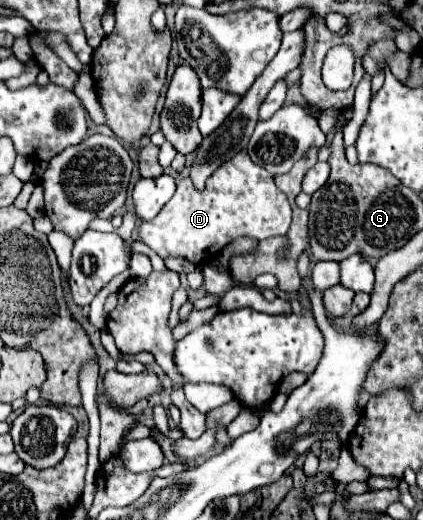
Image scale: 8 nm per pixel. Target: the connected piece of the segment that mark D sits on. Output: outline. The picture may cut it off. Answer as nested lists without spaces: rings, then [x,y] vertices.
[[[242,149],[208,177],[202,191],[194,187],[190,177],[180,177],[174,197],[154,221],[138,225],[138,241],[146,243],[162,259],[182,257],[194,265],[208,265],[234,237],[246,235],[262,241],[274,235],[286,235],[290,219],[290,203],[284,193],[278,193],[272,175],[260,165],[254,165],[246,149]]]

